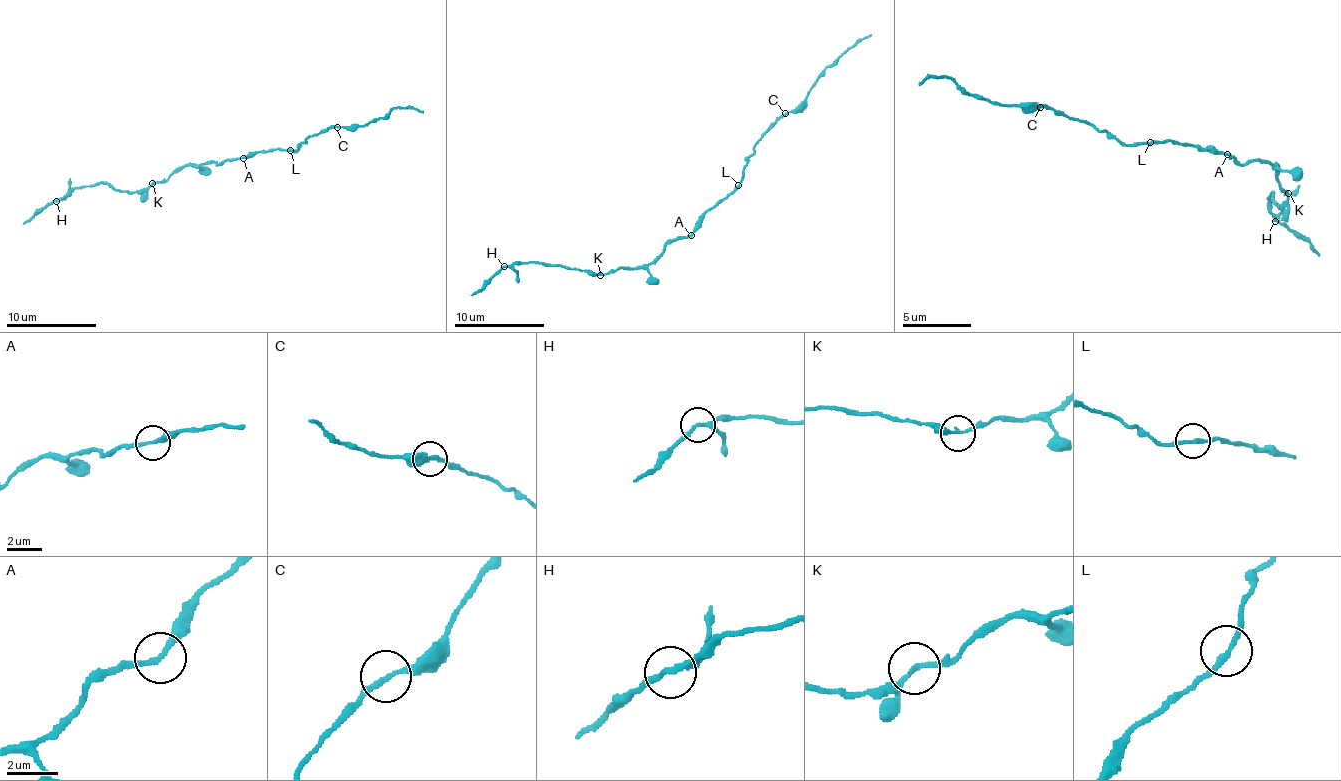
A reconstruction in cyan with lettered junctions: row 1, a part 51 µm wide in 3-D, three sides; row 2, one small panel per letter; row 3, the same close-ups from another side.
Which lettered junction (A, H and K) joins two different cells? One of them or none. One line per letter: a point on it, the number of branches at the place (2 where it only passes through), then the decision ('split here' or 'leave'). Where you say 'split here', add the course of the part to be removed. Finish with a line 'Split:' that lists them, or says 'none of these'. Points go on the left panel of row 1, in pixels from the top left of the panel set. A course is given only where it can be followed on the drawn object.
A: at (243, 158); 2 branches meet; leave
H: at (56, 201); 2 branches meet; leave
K: at (152, 183); 2 branches meet; leave
Split: none of these

